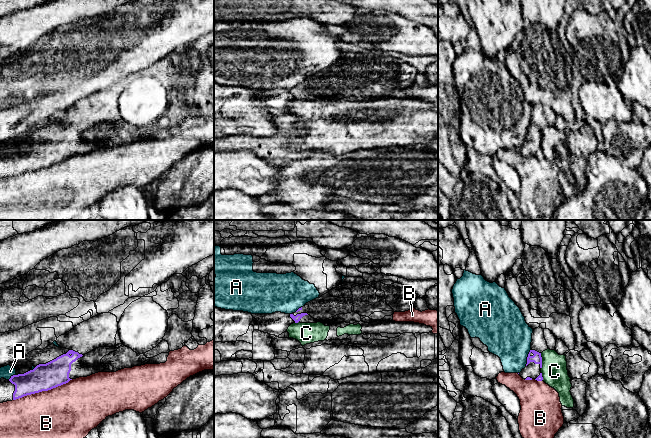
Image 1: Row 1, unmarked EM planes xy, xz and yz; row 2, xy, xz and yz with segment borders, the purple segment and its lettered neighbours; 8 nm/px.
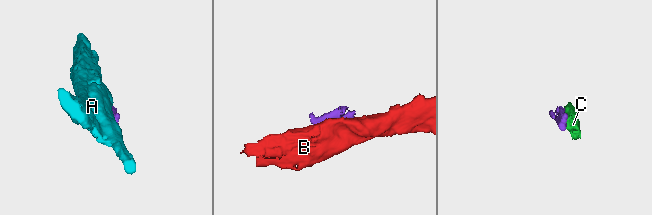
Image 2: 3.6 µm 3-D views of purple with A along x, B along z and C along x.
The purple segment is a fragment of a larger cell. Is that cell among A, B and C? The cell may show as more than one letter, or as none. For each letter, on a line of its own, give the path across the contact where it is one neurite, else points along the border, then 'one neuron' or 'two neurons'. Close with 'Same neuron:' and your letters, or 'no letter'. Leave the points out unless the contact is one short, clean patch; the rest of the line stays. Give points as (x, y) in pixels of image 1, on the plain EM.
A: two neurons
B: two neurons
C: two neurons
Same neuron: no letter

